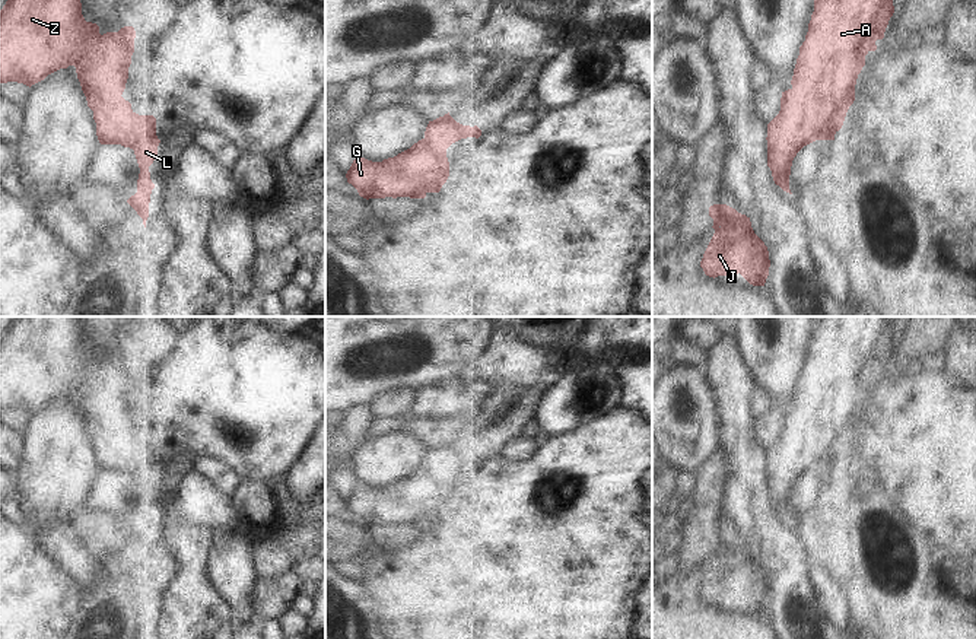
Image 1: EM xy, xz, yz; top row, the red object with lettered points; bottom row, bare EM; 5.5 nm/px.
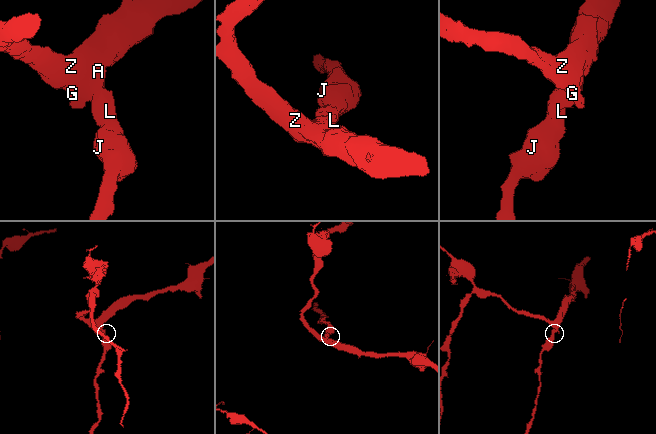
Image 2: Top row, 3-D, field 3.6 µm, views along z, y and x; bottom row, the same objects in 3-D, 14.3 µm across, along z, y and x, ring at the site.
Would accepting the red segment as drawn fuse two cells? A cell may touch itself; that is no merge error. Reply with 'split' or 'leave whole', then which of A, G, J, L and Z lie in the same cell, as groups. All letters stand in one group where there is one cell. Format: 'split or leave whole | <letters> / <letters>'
leave whole | A G J L Z

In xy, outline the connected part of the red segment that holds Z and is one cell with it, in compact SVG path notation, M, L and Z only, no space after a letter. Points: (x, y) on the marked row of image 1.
M7 0L0 10L0 83L18 82L31 88L48 74L74 66L88 106L93 111L99 143L134 150L140 174L137 193L127 203L146 228L155 188L149 166L158 155L160 140L156 136L156 118L136 114L131 104L121 96L128 79L134 38L133 26L101 35L96 23L85 20L80 0Z

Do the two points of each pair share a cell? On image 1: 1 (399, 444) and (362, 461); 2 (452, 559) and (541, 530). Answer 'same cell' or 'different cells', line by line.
1: same cell
2: same cell

